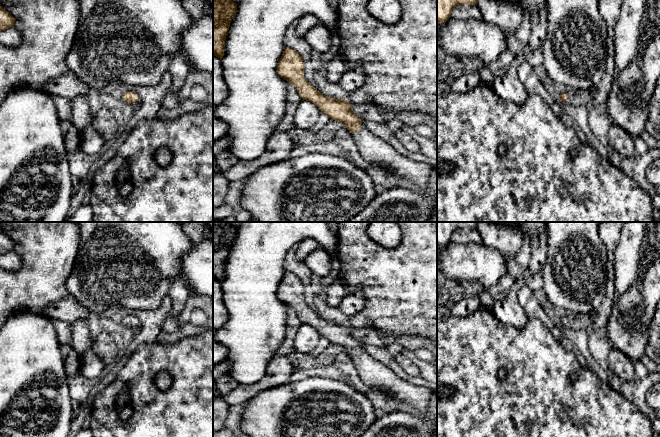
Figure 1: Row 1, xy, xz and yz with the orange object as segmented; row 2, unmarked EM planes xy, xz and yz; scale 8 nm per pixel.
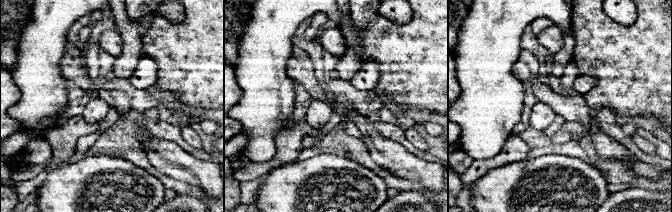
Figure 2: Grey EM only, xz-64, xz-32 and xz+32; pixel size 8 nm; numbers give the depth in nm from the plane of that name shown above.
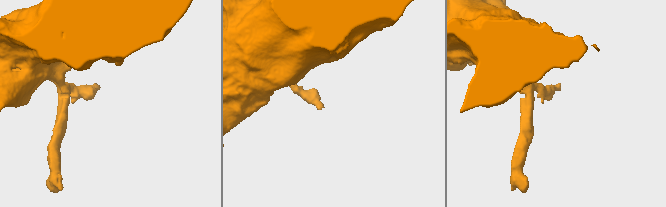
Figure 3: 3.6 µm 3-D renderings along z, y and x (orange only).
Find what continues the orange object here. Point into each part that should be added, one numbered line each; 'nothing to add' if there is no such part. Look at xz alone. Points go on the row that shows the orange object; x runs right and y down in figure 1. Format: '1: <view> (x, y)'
1: xz (373, 149)

